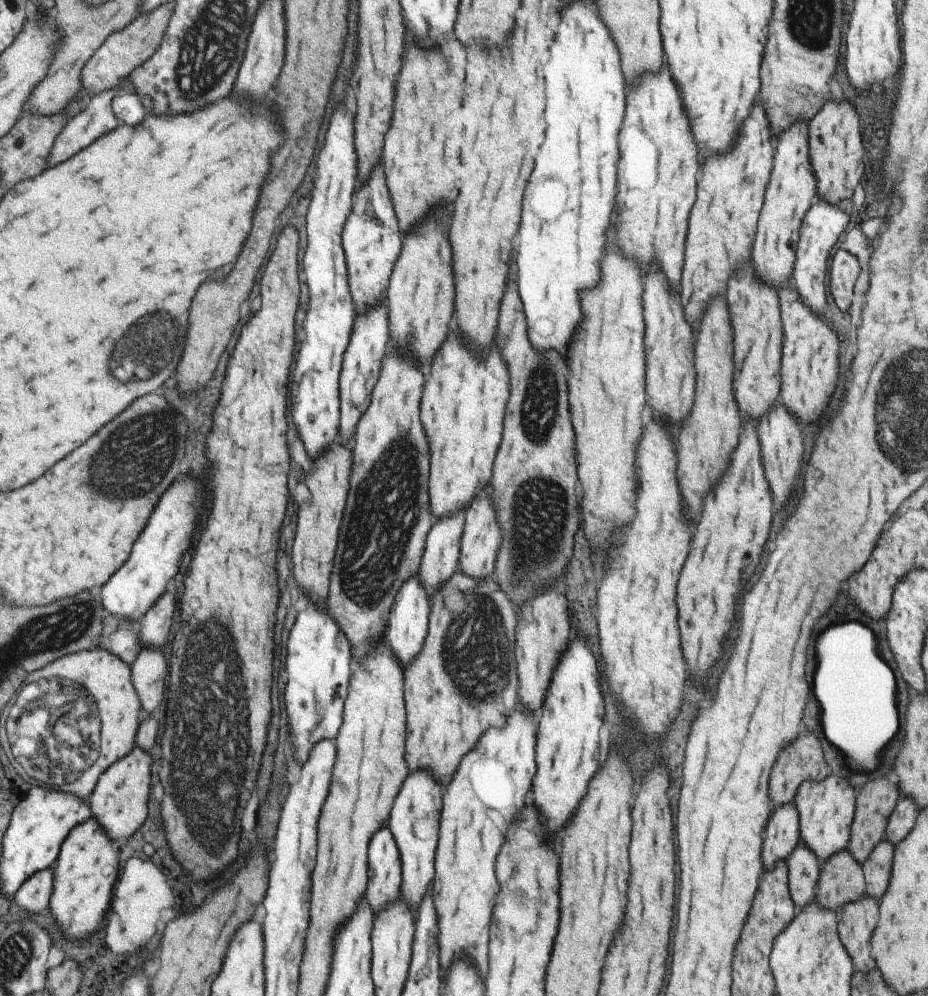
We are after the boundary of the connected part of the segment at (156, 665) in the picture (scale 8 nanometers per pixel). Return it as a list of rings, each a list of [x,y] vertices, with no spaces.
[[[141,647],[130,664],[131,682],[139,697],[142,717],[157,710],[163,698],[163,682],[167,674],[165,655],[157,647]]]

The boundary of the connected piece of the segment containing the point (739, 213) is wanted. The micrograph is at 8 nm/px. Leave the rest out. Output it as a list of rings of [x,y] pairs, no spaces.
[[[755,102],[751,108],[751,114],[745,118],[741,134],[737,138],[737,144],[726,155],[707,156],[705,166],[701,164],[701,180],[696,184],[696,197],[693,201],[687,219],[685,235],[685,264],[683,264],[683,278],[681,278],[681,290],[678,292],[678,303],[681,305],[684,319],[693,330],[693,336],[697,334],[700,319],[706,311],[707,302],[715,296],[725,294],[725,286],[729,276],[735,272],[735,268],[747,265],[753,246],[755,228],[759,208],[763,204],[763,195],[768,183],[772,158],[774,155],[774,140],[768,129],[768,122],[761,106]]]

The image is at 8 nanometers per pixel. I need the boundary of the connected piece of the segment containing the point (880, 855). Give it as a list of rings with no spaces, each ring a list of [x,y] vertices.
[[[881,840],[860,866],[864,876],[865,894],[875,902],[879,902],[888,887],[892,849],[891,843]]]

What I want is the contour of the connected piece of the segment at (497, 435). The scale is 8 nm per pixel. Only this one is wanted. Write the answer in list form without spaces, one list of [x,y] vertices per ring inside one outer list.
[[[449,334],[445,344],[435,354],[435,362],[427,365],[419,418],[429,446],[429,510],[432,520],[466,511],[476,495],[488,487],[494,461],[502,437],[502,420],[507,402],[507,370],[495,350],[487,360],[477,362],[455,334]]]

